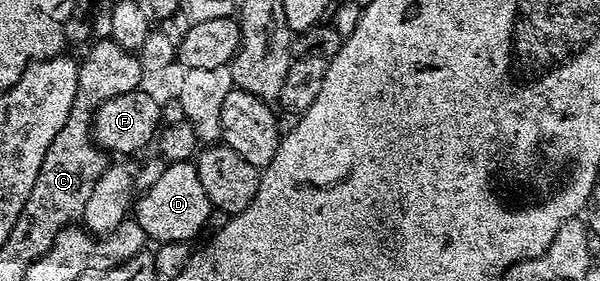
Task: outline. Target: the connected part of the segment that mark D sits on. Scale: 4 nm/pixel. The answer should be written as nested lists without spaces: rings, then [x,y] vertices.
[[[169,162],[154,185],[150,185],[135,200],[134,218],[136,223],[144,230],[149,240],[156,239],[157,244],[161,243],[186,243],[195,240],[195,235],[208,223],[208,218],[214,215],[214,208],[206,197],[206,189],[202,189],[202,181],[198,181],[195,162]]]

